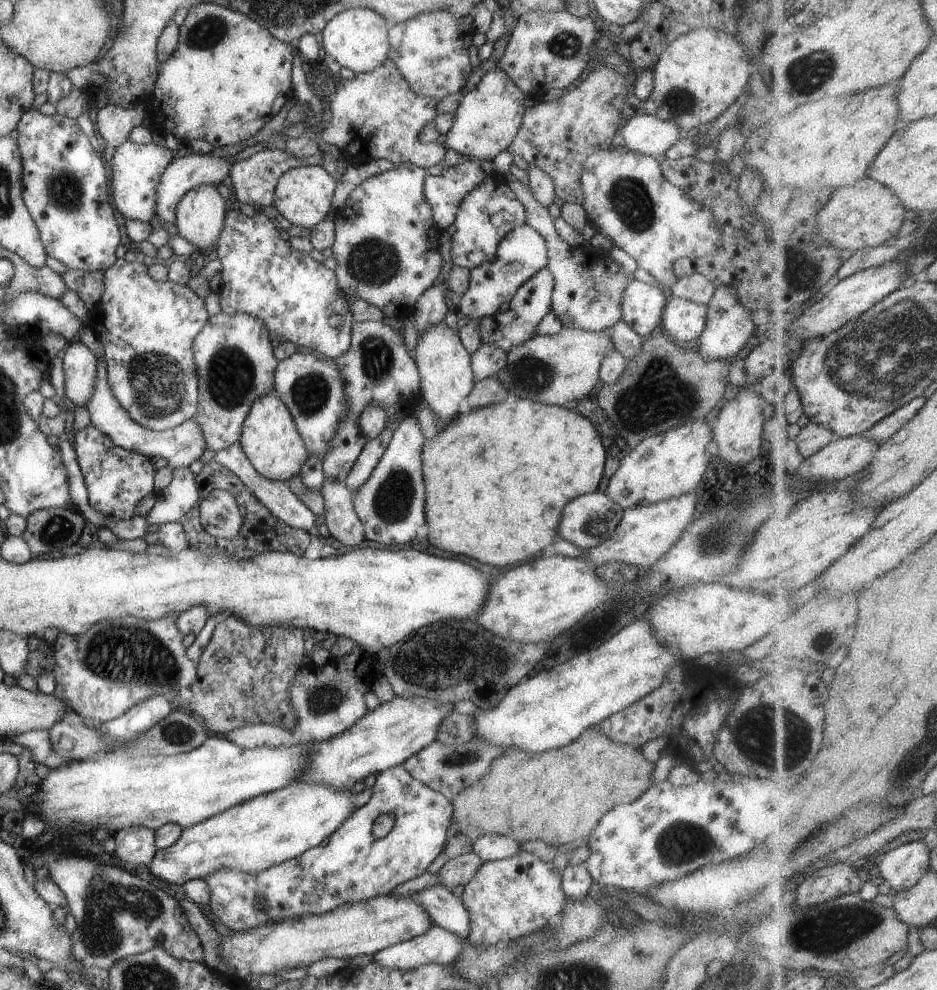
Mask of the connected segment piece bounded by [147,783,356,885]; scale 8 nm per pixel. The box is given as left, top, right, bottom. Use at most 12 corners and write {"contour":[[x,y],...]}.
{"contour":[[291,783],[182,828],[169,884],[258,873],[319,846],[352,791]]}

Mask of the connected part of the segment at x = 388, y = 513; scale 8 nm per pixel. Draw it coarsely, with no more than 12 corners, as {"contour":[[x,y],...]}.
{"contour":[[413,411],[352,493],[364,538],[407,544],[426,522]]}

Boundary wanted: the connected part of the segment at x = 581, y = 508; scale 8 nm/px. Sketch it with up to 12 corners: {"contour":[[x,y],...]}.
{"contour":[[593,491],[562,508],[558,539],[581,549],[611,536],[624,511]]}

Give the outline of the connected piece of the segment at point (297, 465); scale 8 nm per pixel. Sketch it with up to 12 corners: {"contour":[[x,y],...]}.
{"contour":[[276,394],[255,399],[238,443],[260,475],[287,482],[308,452]]}

